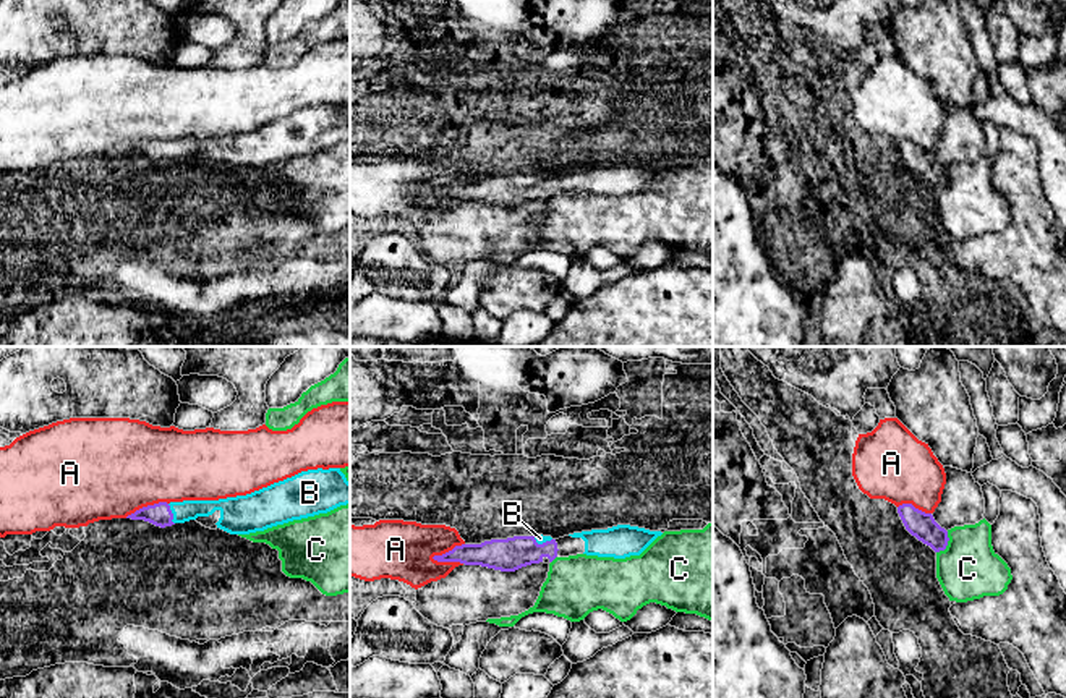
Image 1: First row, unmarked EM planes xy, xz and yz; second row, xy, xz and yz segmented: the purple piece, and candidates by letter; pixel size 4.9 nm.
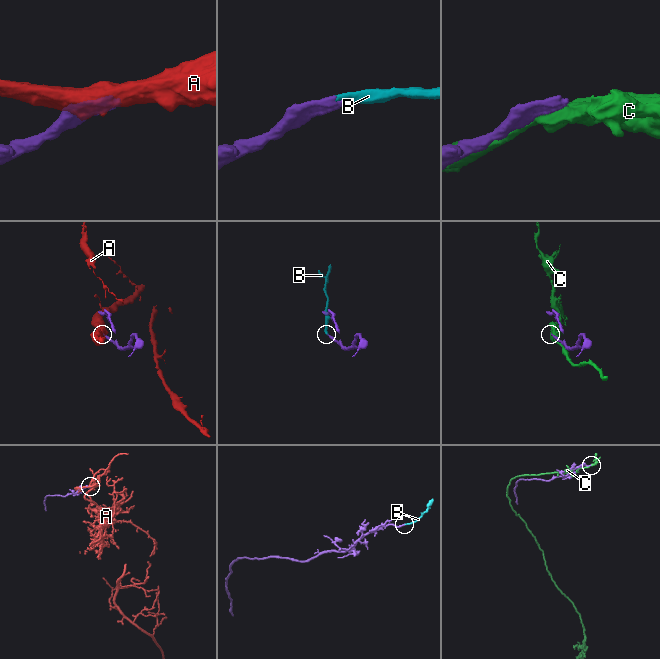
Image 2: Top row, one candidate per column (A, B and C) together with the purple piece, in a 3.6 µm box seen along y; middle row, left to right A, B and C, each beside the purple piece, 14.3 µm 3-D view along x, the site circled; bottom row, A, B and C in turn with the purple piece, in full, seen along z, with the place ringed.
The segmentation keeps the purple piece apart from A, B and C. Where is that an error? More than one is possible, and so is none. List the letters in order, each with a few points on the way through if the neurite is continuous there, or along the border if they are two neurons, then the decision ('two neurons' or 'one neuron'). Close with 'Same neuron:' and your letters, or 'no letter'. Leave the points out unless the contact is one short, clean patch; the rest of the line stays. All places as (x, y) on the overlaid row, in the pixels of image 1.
A: two neurons
B: runs through xy (159, 514), (172, 514), (185, 510); one neuron
C: two neurons
Same neuron: B

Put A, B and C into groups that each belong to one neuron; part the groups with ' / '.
A / B / C

